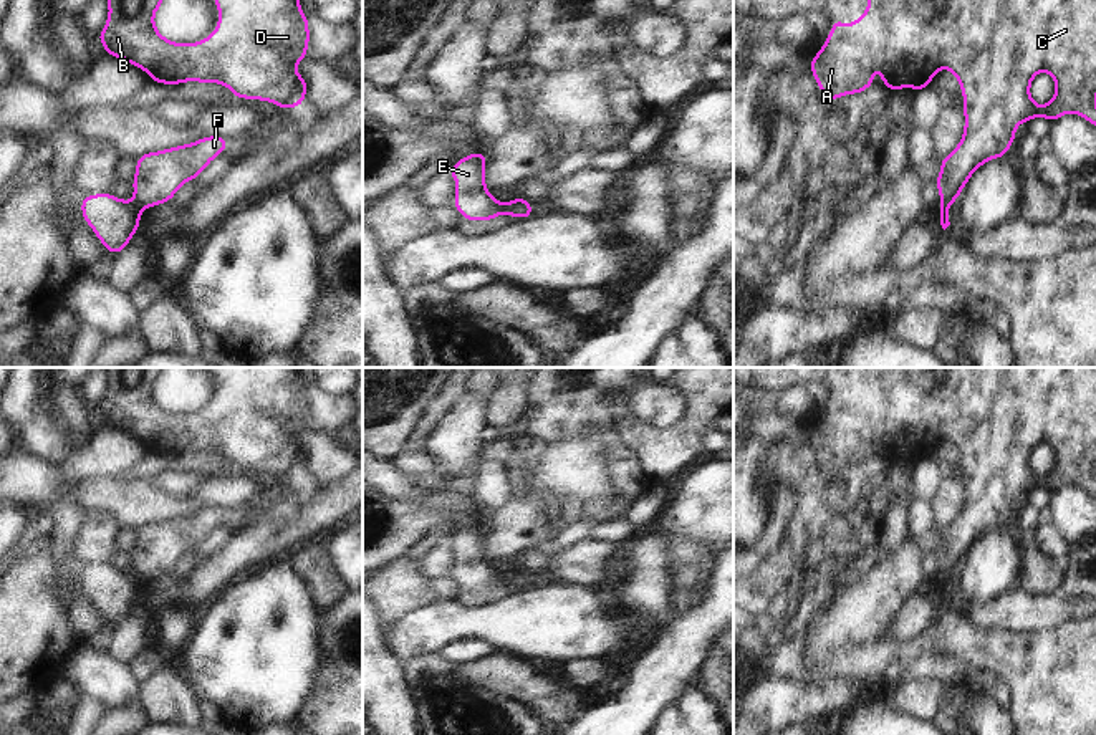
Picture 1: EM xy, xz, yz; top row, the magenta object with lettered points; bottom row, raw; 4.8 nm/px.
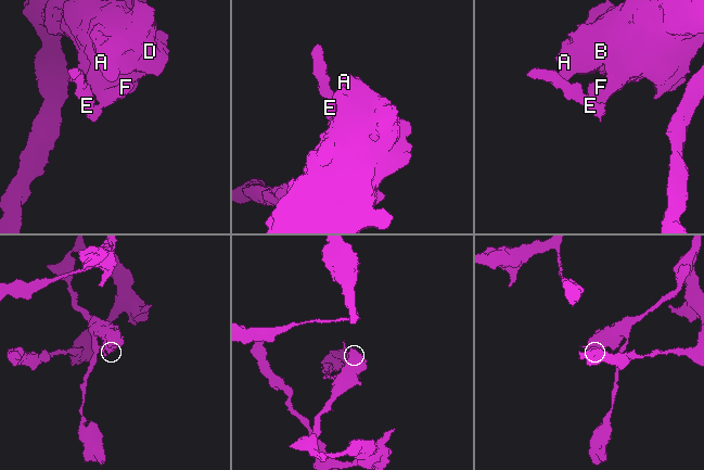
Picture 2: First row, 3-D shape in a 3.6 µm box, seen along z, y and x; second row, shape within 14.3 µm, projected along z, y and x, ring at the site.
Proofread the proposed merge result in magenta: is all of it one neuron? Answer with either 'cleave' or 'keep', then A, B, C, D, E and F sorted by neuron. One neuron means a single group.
cleave; A B C D F / E

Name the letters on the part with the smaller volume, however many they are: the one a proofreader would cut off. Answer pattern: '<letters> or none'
E

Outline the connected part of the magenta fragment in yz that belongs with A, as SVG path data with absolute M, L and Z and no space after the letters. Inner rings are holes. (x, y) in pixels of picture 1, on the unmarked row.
M868 368L863 387L849 397L841 389L833 391L828 411L808 434L828 472L874 457L872 444L877 439L882 442L881 454L892 464L904 457L916 464L927 460L940 439L949 440L960 454L965 495L957 518L940 530L934 555L940 564L939 578L952 576L978 538L1003 530L1017 513L1018 495L1028 495L1036 487L1055 493L1074 483L1096 498L1096 368ZM1040 442L1050 444L1056 457L1053 470L1041 477L1030 465L1031 452Z

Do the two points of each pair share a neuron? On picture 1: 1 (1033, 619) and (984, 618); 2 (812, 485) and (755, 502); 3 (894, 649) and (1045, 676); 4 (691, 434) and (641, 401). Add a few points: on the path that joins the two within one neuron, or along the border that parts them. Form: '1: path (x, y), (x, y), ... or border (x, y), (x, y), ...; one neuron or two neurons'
1: path (1022, 618), (995, 618); one neuron
2: border (769, 452), (769, 482), (777, 490); two neurons
3: path (932, 644), (969, 644), (982, 651), (1007, 653); one neuron
4: border (672, 386), (686, 416), (651, 429); two neurons

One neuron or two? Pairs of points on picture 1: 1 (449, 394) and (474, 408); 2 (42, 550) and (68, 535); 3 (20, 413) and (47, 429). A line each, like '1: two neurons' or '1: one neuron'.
1: two neurons
2: two neurons
3: two neurons

